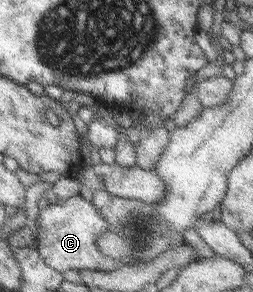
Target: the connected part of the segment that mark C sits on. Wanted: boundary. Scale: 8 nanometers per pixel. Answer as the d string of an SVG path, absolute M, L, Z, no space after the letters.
M88 196L72 197L63 205L48 205L40 212L38 228L34 229L36 236L36 249L47 265L59 273L76 270L112 272L120 265L100 250L98 237L106 233L108 220L97 209Z

